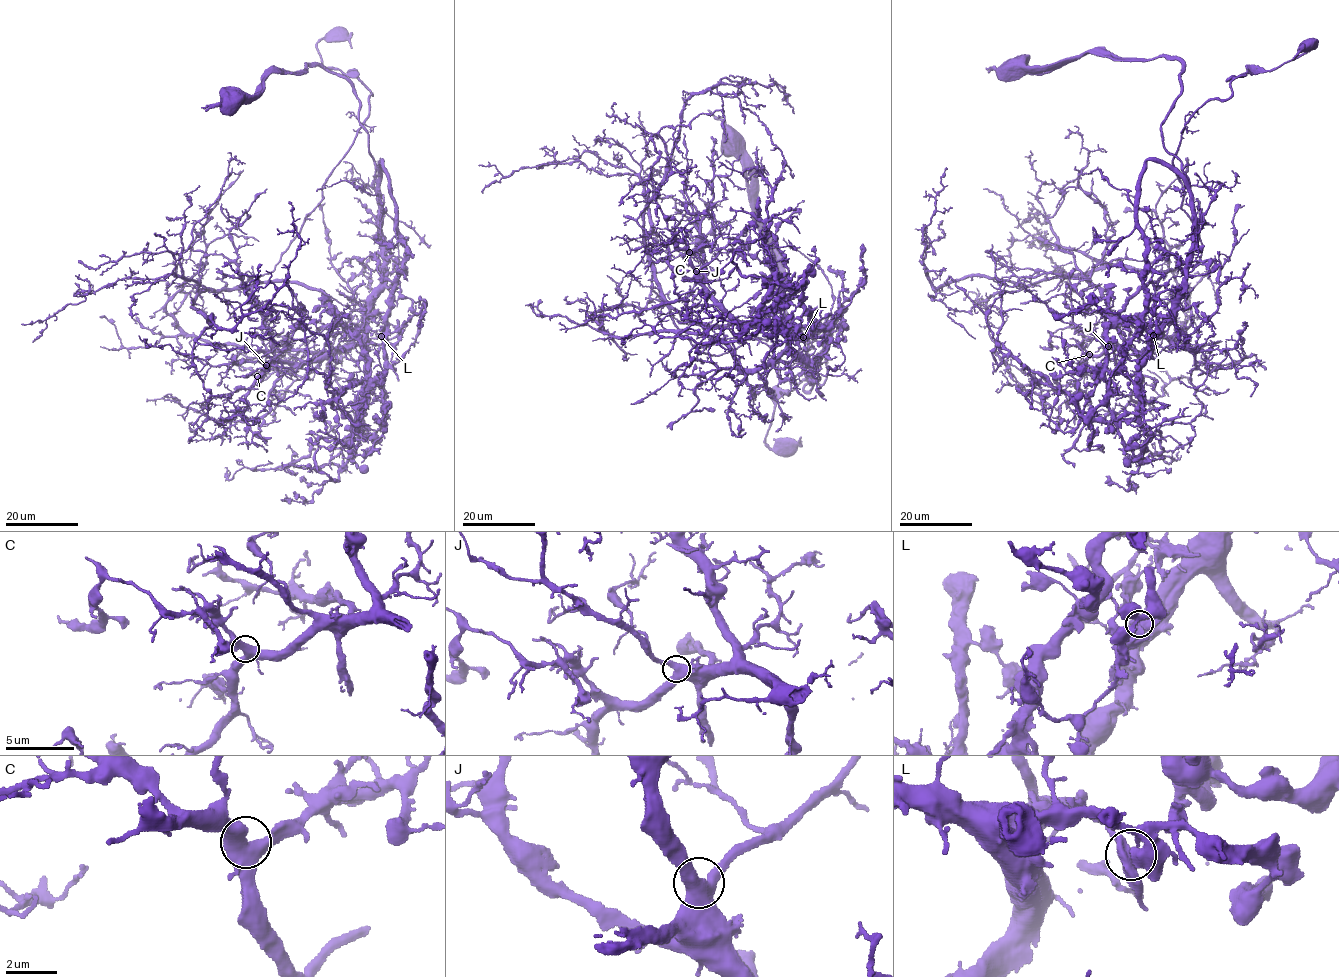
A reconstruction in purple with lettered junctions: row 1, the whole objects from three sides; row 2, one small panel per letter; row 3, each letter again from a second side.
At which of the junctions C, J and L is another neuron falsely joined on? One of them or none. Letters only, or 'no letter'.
L

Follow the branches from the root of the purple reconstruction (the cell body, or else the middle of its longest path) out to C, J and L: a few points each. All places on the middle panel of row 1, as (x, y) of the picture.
C: (732, 139), (753, 164), (782, 309), (817, 332), (827, 319), (815, 364), (779, 331), (735, 319), (689, 252)
J: (732, 139), (753, 164), (782, 309), (817, 332), (827, 319), (819, 359), (736, 319), (696, 271)
L: (732, 139), (753, 164), (782, 309), (817, 332), (827, 319), (812, 366), (788, 334), (803, 337)

